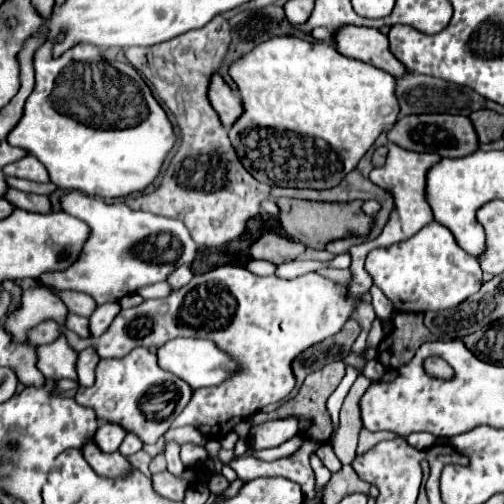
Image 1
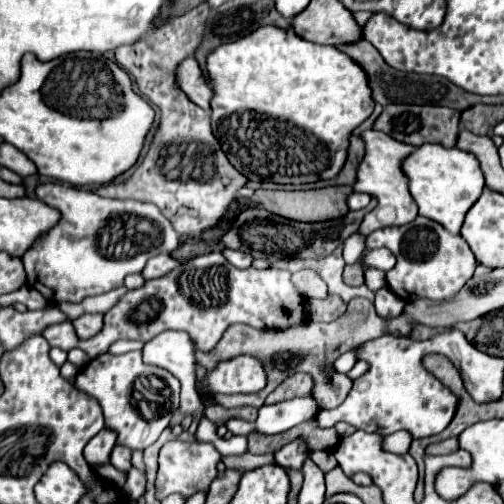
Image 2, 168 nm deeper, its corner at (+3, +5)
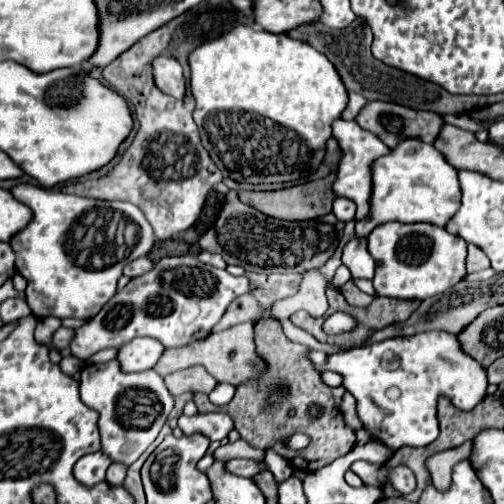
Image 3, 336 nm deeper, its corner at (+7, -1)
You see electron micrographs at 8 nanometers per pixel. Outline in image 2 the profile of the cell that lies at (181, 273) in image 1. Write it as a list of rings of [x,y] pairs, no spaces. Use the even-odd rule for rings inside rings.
[[[157,254],[157,256],[149,258],[149,264],[145,264],[145,270],[141,274],[143,274],[143,278],[161,278],[169,270],[173,270],[177,264],[179,262],[175,258],[171,258],[169,254]]]

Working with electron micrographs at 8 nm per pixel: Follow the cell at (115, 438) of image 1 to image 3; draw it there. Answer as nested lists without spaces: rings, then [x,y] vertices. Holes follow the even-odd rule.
[[[103,450],[91,452],[91,454],[85,454],[77,460],[73,474],[81,484],[93,486],[93,484],[99,484],[105,480],[105,472],[107,472],[109,464],[111,464],[111,460]]]

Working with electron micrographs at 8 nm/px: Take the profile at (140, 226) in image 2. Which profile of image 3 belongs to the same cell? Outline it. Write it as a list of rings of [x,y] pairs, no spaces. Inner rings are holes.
[[[17,184],[11,192],[13,196],[17,196],[17,200],[27,204],[35,214],[33,224],[29,224],[25,232],[13,236],[11,248],[17,256],[15,260],[17,274],[21,274],[27,280],[25,288],[27,304],[33,316],[37,318],[45,316],[87,318],[87,320],[93,318],[109,302],[109,298],[113,298],[117,282],[123,276],[123,268],[133,260],[147,256],[157,244],[149,220],[145,218],[141,208],[137,208],[131,202],[105,202],[105,200],[81,198],[75,194],[53,192],[33,184]]]

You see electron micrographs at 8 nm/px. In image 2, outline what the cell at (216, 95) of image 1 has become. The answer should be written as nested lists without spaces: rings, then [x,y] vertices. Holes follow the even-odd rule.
[[[193,56],[185,58],[179,66],[177,66],[177,86],[185,92],[185,96],[195,102],[197,106],[201,106],[205,112],[211,112],[211,98],[213,98],[213,90],[207,84],[197,60]]]

